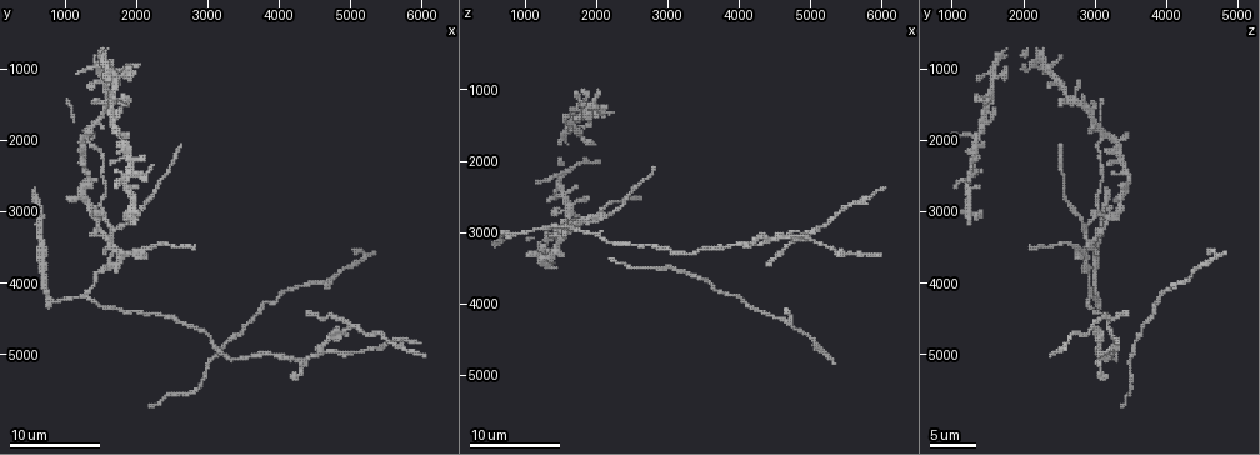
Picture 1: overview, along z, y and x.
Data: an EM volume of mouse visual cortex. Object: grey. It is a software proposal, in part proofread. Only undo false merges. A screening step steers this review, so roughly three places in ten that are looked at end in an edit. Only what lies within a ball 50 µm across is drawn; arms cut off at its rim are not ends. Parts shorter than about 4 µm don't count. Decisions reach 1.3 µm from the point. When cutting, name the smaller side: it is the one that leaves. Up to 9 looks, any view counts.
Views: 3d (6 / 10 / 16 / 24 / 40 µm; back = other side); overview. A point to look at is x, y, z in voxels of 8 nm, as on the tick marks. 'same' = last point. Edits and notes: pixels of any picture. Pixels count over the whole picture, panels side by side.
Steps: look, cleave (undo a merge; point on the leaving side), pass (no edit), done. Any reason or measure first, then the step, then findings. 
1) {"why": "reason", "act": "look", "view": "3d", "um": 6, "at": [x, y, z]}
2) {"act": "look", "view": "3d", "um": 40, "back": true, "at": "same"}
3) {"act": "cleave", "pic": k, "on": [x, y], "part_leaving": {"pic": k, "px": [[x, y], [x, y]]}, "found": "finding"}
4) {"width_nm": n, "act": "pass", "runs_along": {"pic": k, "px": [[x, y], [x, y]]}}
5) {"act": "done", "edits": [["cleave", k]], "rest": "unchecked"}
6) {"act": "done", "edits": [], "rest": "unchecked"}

{"act": "look", "view": "3d", "um": 10, "at": [4600, 4900, 3000]}

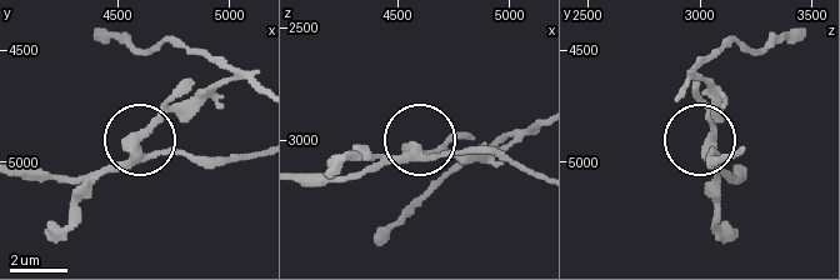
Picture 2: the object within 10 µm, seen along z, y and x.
{"act": "look", "view": "3d", "um": 10, "back": true, "at": [4600, 4940, 3050]}

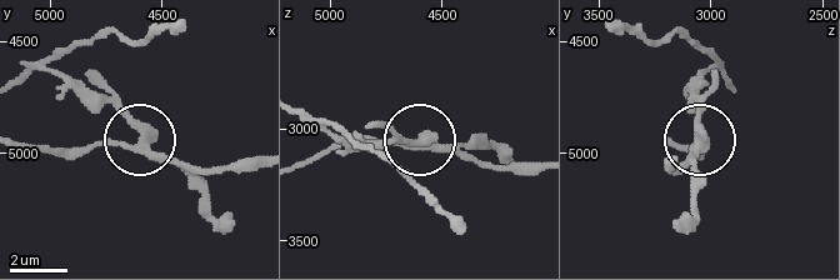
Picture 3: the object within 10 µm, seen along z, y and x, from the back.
{"arms": 3, "act": "cleave", "pic": 3, "on": [131, 124], "part_leaving": {"pic": 3, "px": [[155, 151], [115, 111], [50, 73], [21, 75]]}, "found": "two neurons meet here"}

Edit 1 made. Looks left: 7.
{"act": "look", "view": "overview"}

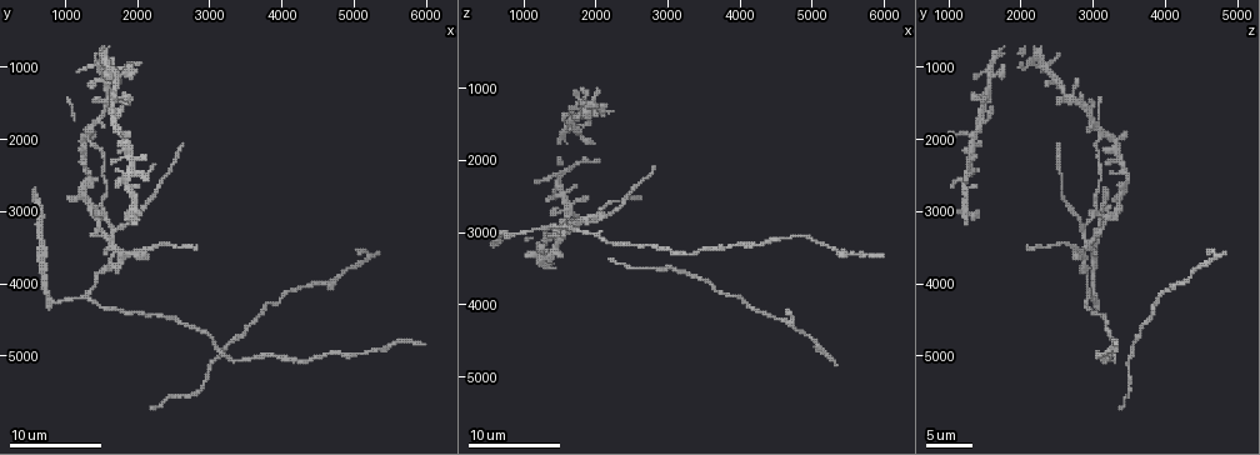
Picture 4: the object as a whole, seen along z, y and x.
{"why": "narrows sharply", "act": "look", "view": "3d", "um": 10, "at": [3900, 5000, 3150]}

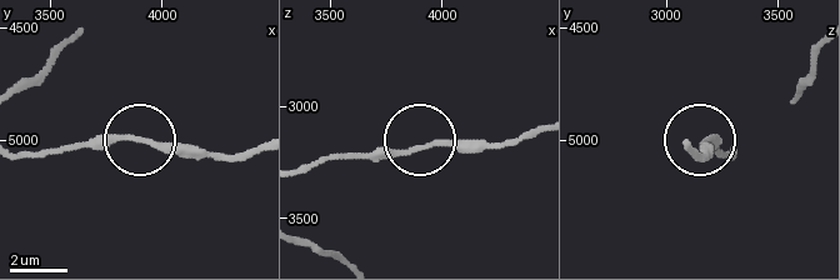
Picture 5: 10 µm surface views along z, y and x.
{"act": "look", "view": "3d", "um": 10, "back": true, "at": [3910, 4990, 3170]}

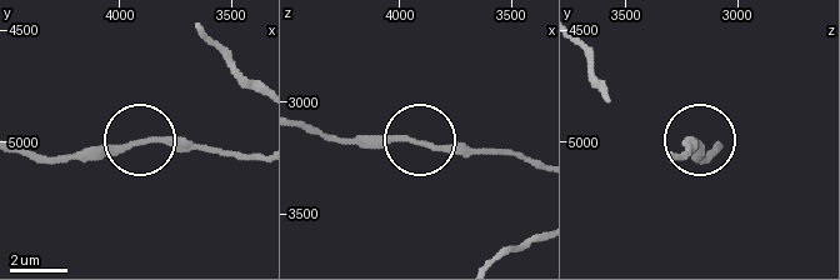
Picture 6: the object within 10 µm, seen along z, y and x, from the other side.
{"act": "pass", "runs_along": {"pic": 6, "px": [[254, 156], [168, 143], [111, 143], [49, 156]]}, "found": "one neuron here"}

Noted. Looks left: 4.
{"why": "side arm on a straight run", "act": "look", "view": "3d", "um": 10, "at": [3150, 4950, 3250]}

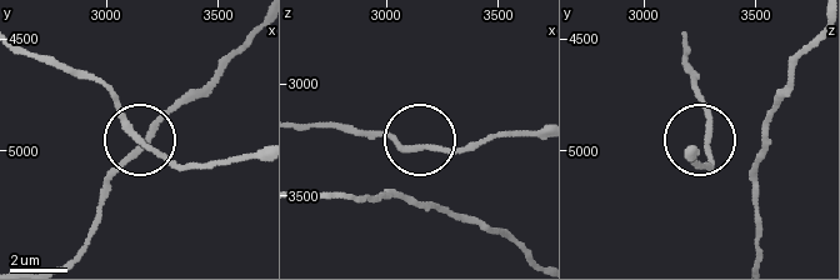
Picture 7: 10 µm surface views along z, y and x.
{"act": "pass", "runs_along": {"pic": 7, "px": [[683, 36], [683, 59], [704, 109], [706, 166]]}, "found": "one neuron here"}

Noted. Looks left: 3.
{"why": "sudden change in width", "act": "look", "view": "3d", "um": 10, "at": [2500, 4450, 3200]}

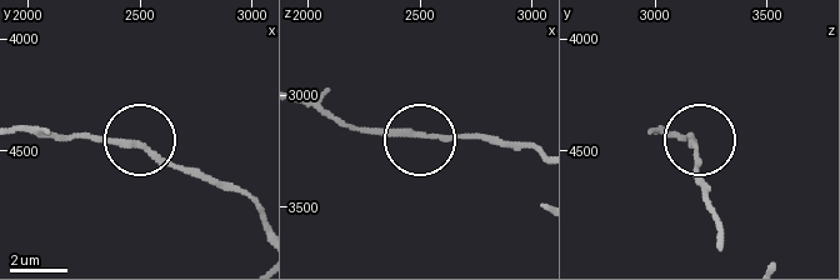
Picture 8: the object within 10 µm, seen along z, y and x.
{"act": "pass", "runs_along": {"pic": 8, "px": [[25, 128], [140, 141], [195, 175]]}, "found": "all the same neuron"}

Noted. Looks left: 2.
{"act": "done", "edits": [["cleave", 3]], "rest": "unchecked"}

